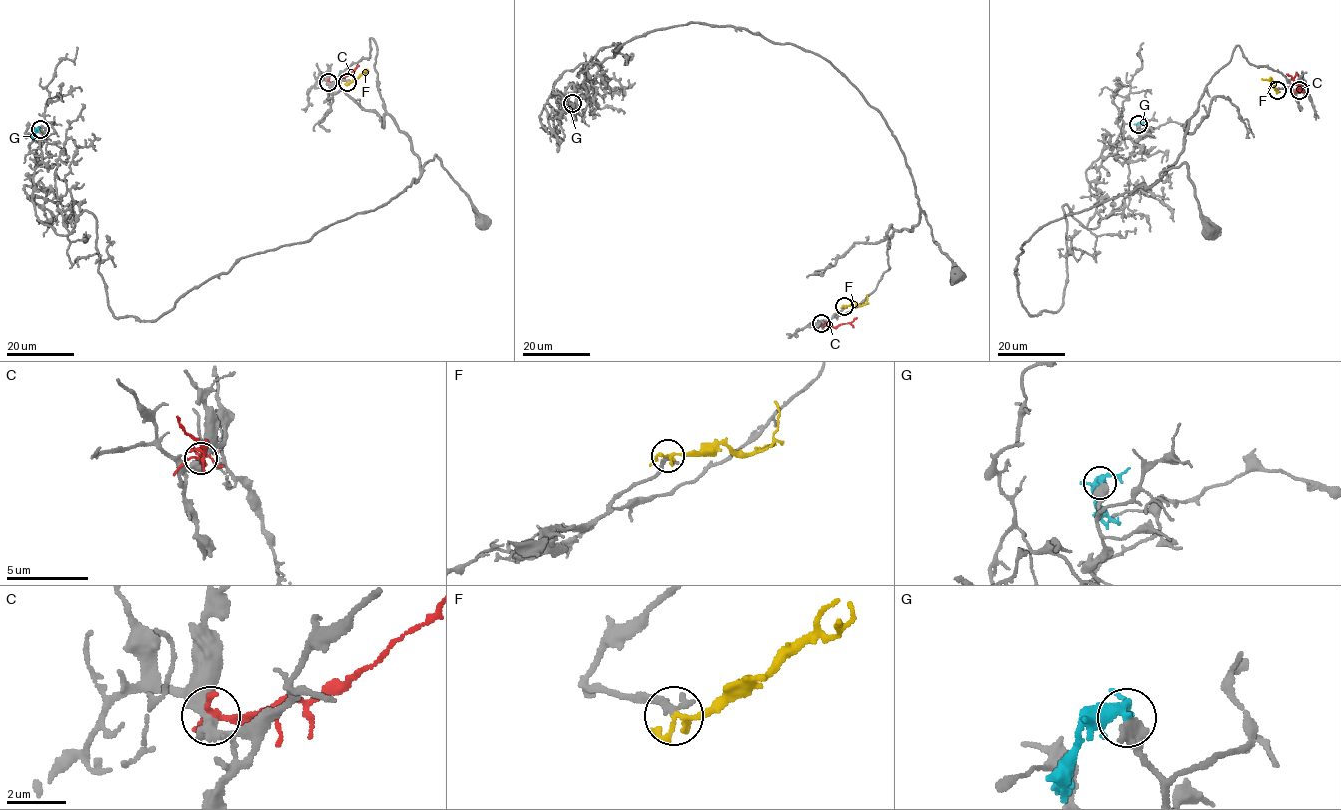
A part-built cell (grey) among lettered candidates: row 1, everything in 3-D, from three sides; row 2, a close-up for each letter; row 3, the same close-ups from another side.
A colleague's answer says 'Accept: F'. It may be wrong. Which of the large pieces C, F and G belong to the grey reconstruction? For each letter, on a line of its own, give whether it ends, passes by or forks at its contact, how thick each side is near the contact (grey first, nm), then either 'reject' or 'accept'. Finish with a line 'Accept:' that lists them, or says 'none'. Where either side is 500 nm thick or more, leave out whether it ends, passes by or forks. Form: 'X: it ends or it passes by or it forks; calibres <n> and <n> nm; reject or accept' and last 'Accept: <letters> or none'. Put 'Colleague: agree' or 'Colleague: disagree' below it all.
C: it passes by; calibres 440 and 200 nm; reject
F: it passes by; calibres 240 and 170 nm; accept
G: it forks; calibres 420 and 240 nm; reject
Accept: F
Colleague: agree

